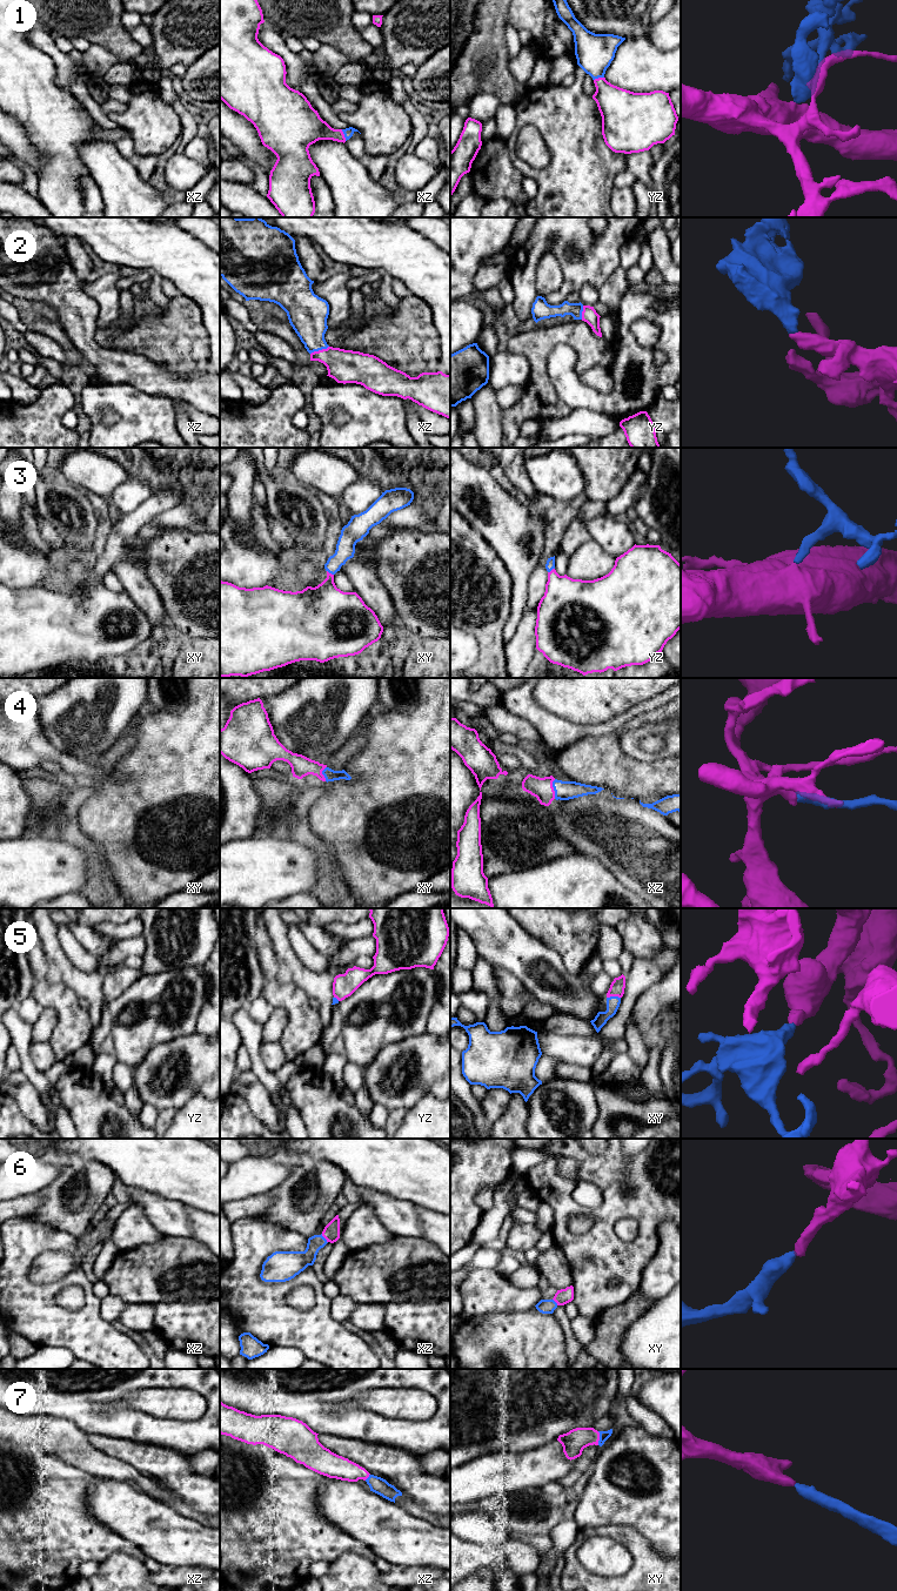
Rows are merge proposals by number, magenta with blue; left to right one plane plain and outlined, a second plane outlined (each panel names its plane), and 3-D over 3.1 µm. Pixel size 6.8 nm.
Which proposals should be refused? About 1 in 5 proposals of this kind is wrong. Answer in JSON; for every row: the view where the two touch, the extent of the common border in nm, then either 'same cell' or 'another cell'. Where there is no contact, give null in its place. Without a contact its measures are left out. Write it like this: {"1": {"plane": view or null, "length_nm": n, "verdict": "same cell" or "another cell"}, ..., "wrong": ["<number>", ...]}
{"1": {"plane": "xz", "length_nm": 90, "verdict": "same cell"}, "2": {"plane": "xz", "length_nm": 140, "verdict": "same cell"}, "3": {"plane": "xy", "length_nm": 60, "verdict": "same cell"}, "4": {"plane": "xz", "length_nm": 140, "verdict": "same cell"}, "5": {"plane": "xy", "length_nm": 100, "verdict": "same cell"}, "6": {"plane": "xz", "length_nm": 80, "verdict": "same cell"}, "7": {"plane": "xy", "length_nm": 100, "verdict": "same cell"}, "wrong": []}

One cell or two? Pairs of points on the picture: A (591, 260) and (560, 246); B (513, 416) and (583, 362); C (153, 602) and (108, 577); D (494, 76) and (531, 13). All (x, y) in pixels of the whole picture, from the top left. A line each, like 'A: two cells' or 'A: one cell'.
A: one cell
B: one cell
C: two cells
D: two cells

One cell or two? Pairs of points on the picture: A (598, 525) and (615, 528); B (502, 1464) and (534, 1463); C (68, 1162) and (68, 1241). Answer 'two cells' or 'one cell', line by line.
A: one cell
B: one cell
C: two cells

